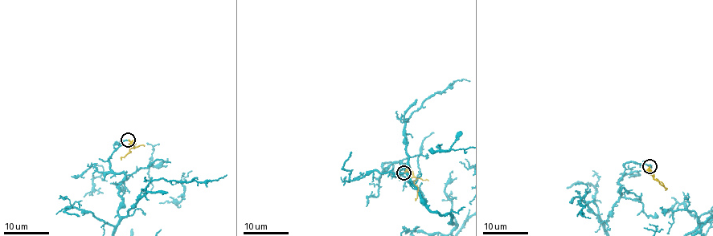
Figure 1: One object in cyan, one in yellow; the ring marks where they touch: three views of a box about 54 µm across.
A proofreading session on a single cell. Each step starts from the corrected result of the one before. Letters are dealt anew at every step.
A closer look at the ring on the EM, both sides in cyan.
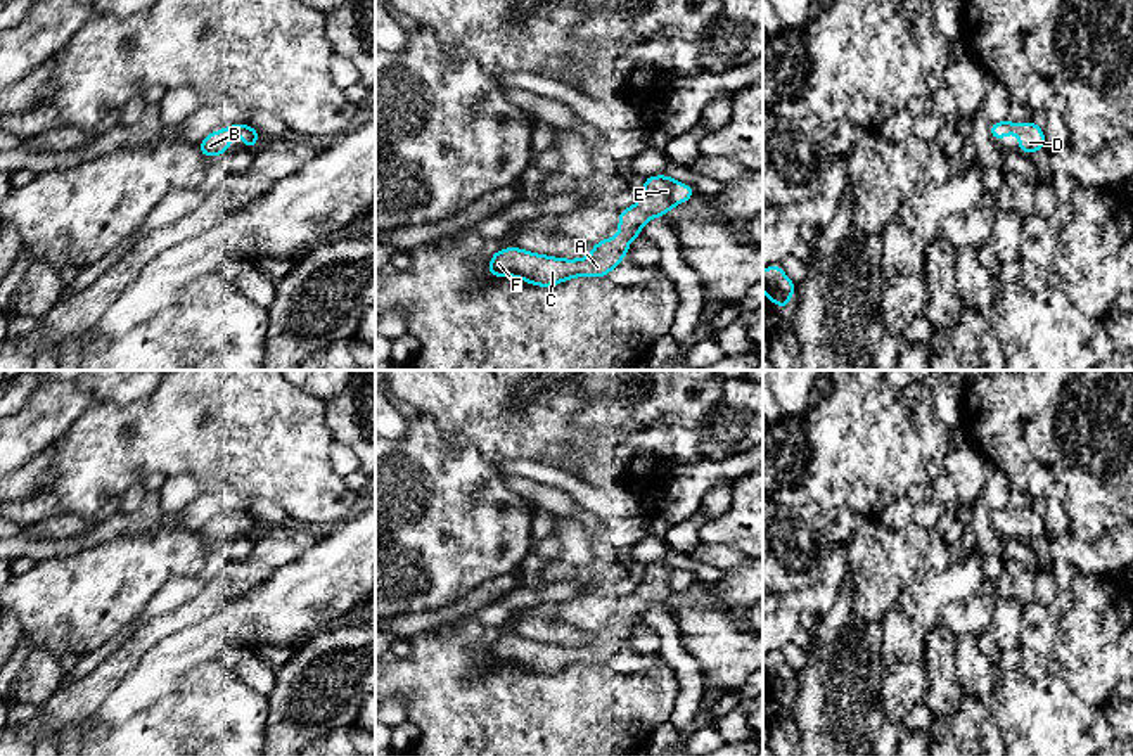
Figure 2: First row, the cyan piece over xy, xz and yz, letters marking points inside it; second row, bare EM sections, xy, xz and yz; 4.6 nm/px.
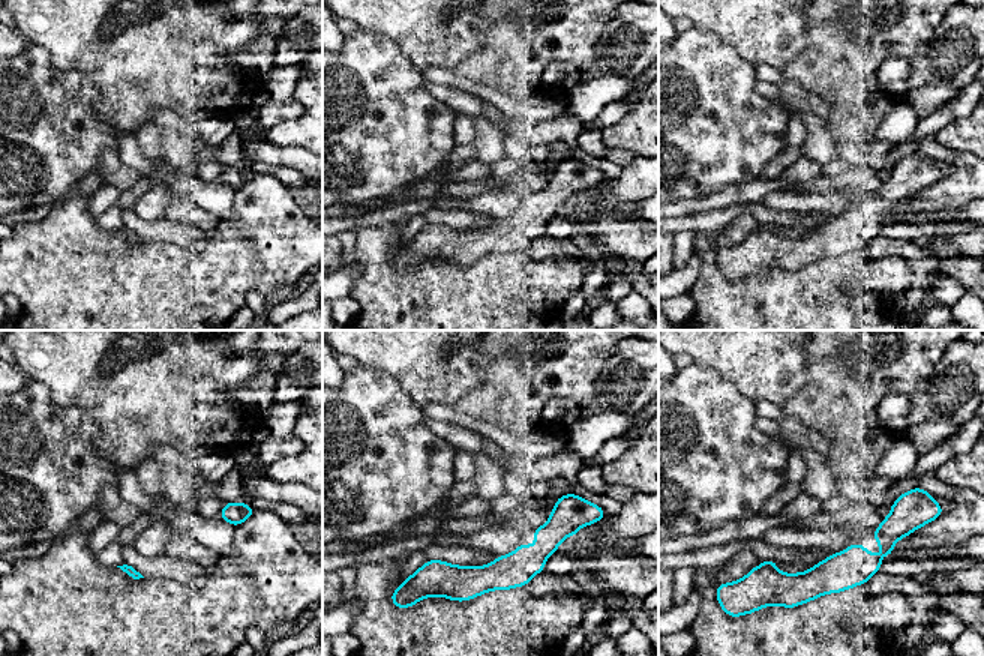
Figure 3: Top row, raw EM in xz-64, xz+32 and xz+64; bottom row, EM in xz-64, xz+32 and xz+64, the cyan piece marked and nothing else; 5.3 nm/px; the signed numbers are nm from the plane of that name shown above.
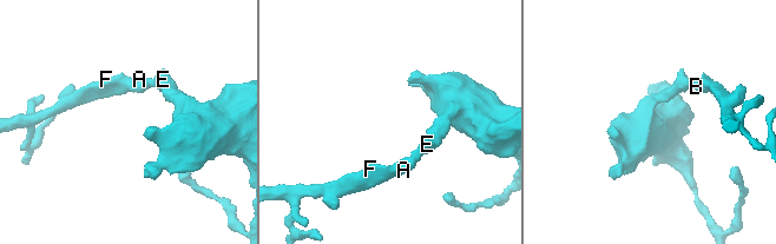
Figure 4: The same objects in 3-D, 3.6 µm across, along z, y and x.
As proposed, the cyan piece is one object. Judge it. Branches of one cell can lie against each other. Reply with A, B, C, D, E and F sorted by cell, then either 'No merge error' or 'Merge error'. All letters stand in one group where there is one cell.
Groups: A B C D E F. No merge error

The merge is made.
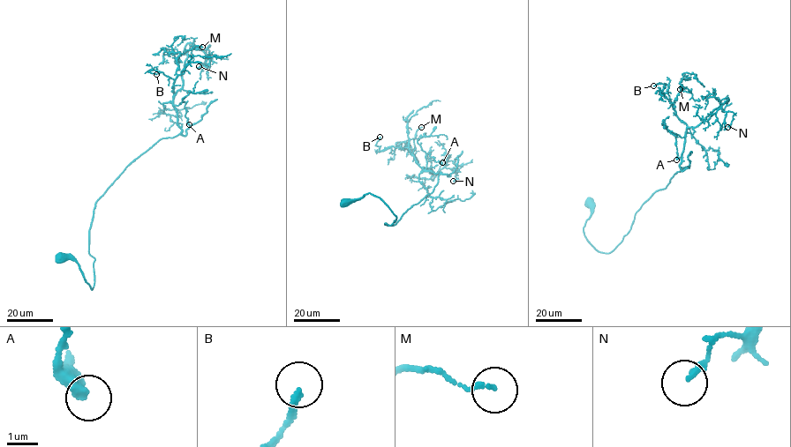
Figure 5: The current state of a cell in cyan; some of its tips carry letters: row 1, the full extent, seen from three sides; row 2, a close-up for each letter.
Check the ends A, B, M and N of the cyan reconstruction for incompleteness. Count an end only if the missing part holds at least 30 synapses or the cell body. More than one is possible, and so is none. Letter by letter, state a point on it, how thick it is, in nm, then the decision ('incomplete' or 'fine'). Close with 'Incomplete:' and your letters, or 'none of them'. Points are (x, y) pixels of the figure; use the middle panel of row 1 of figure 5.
A: place (442, 162); calibre 360 nm; fine
B: place (380, 137); calibre 190 nm; fine
M: place (421, 127); calibre 140 nm; fine
N: place (453, 181); calibre 200 nm; fine
Incomplete: none of them

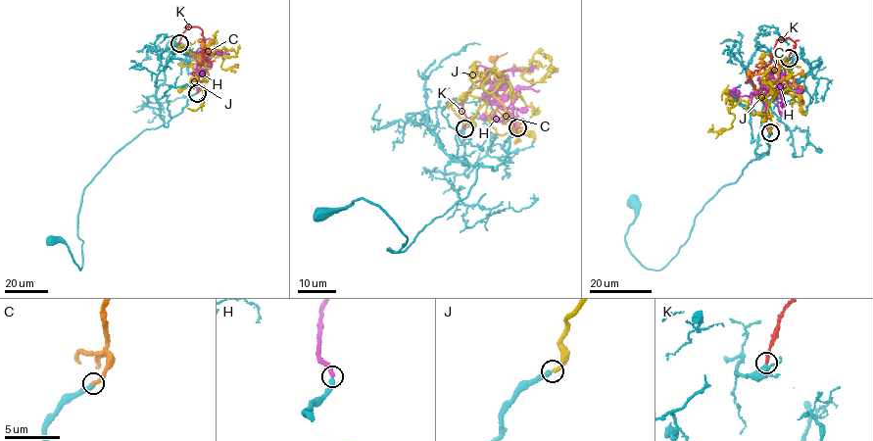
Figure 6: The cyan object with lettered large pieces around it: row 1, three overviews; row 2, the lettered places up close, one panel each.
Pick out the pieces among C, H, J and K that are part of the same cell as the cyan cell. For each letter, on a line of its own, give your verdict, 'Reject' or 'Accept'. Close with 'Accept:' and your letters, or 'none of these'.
C: Accept
H: Reject
J: Reject
K: Accept
Accept: C, K

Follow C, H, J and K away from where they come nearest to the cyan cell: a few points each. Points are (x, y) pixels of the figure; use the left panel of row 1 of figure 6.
C: (196, 92), (200, 62), (205, 56), (207, 48), (210, 53), (220, 51)
H: (196, 93), (208, 74), (206, 71), (196, 68), (200, 59), (212, 54), (229, 54)
J: (197, 93), (210, 69), (201, 57), (205, 47), (220, 51), (222, 69), (236, 67)
K: (179, 44), (186, 27), (198, 26), (205, 42), (203, 57), (213, 61)

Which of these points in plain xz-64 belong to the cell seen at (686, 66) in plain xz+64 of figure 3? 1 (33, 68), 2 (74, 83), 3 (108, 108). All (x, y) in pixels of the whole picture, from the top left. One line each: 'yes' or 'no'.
1: yes
2: yes
3: no

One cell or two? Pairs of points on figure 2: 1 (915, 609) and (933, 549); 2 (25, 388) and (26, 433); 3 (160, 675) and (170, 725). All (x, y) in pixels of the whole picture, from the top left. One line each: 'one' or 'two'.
1: two
2: two
3: two

